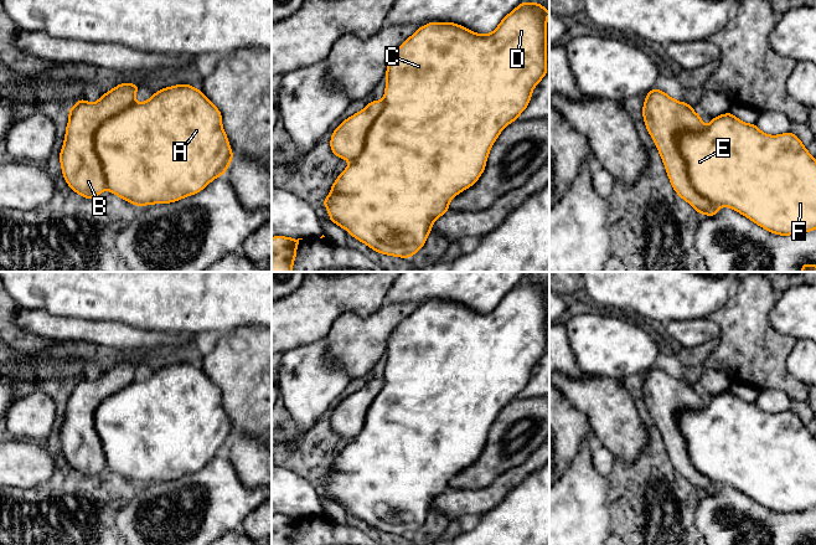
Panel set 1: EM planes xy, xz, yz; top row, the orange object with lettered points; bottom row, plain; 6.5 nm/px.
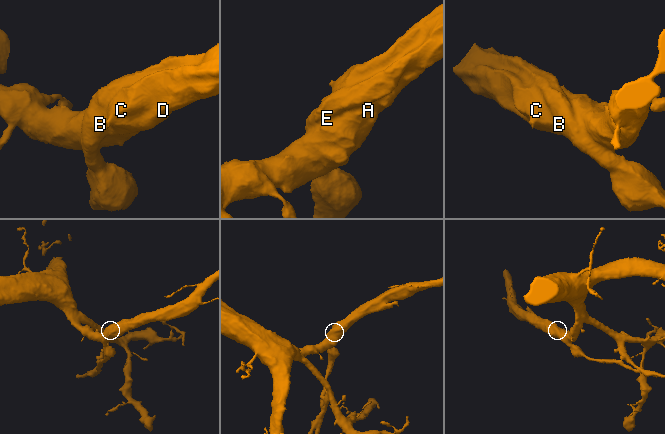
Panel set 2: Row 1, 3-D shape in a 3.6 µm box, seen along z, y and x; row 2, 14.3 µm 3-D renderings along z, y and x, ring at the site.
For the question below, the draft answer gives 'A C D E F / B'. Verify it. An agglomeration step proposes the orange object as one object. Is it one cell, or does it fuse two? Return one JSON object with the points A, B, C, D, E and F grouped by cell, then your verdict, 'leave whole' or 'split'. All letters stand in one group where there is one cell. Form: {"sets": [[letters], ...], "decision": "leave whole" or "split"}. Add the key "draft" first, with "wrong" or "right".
{"draft": "right", "sets": [["A", "C", "D", "E", "F"], ["B"]], "decision": "split"}

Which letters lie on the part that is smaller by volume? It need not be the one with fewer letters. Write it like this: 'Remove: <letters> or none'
Remove: B

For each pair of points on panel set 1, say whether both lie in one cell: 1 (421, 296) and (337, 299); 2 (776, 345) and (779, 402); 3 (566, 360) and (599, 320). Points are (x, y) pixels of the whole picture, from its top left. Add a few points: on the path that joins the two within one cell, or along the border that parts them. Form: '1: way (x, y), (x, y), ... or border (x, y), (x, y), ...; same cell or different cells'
1: border (392, 284), (383, 303); different cells
2: border (758, 390), (779, 389), (790, 400); different cells
3: border (564, 324), (574, 361), (585, 374); different cells

